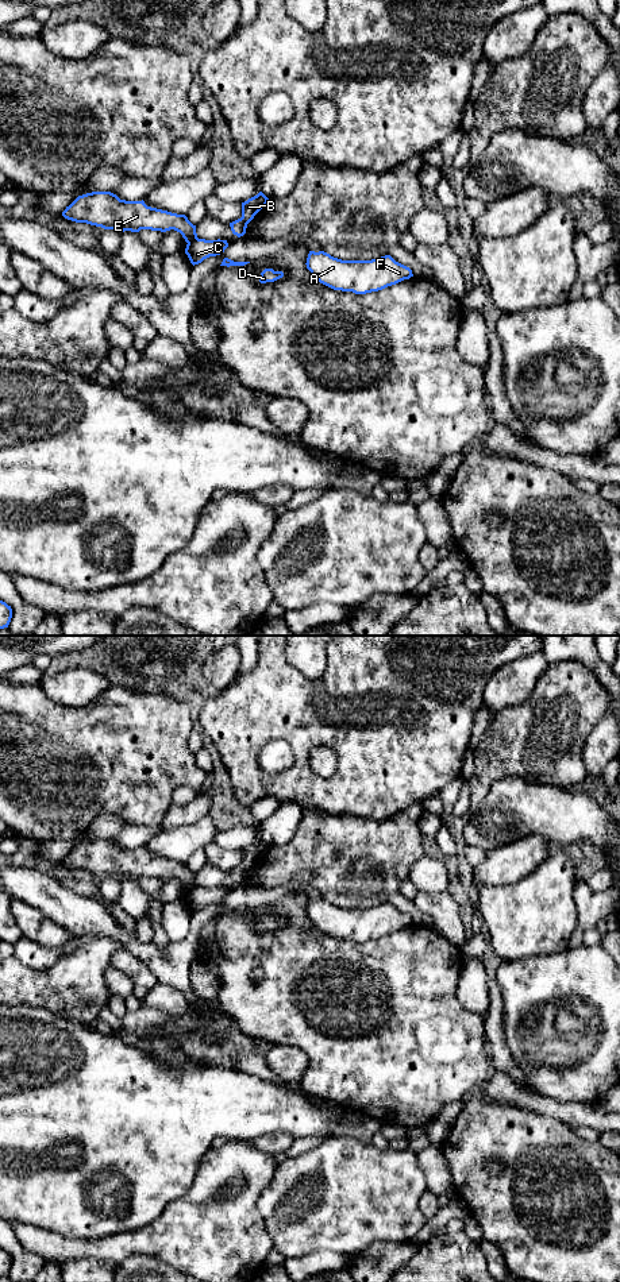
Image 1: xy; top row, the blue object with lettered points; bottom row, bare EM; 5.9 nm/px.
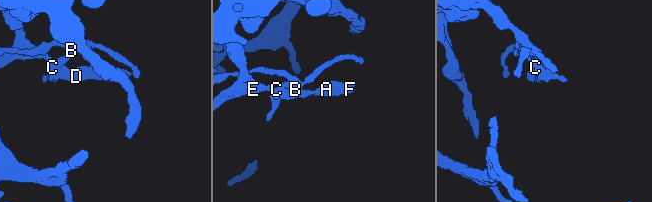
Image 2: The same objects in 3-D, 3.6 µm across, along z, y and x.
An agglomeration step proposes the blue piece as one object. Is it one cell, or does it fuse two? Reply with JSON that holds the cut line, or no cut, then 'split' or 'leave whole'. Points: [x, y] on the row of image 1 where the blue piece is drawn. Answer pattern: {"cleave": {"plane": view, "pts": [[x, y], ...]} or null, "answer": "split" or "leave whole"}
{"cleave": {"plane": "xy", "pts": [[197, 238], [188, 243]]}, "answer": "split"}

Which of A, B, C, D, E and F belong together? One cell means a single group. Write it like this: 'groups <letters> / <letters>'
groups A D E F / B C

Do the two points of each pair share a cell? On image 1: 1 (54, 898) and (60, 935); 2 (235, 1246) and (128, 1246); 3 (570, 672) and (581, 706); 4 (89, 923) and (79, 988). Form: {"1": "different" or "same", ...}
{"1": "different", "2": "same", "3": "same", "4": "different"}

